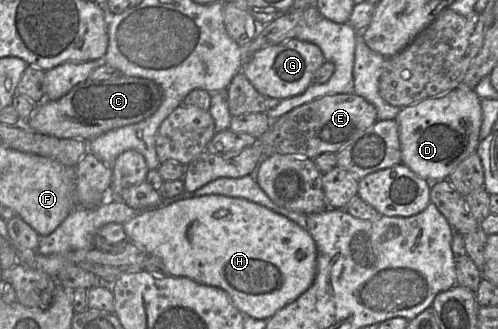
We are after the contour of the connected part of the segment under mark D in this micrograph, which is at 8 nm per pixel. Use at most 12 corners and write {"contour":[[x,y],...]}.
{"contour":[[460,87],[402,107],[402,163],[447,179],[480,142],[481,98]]}

